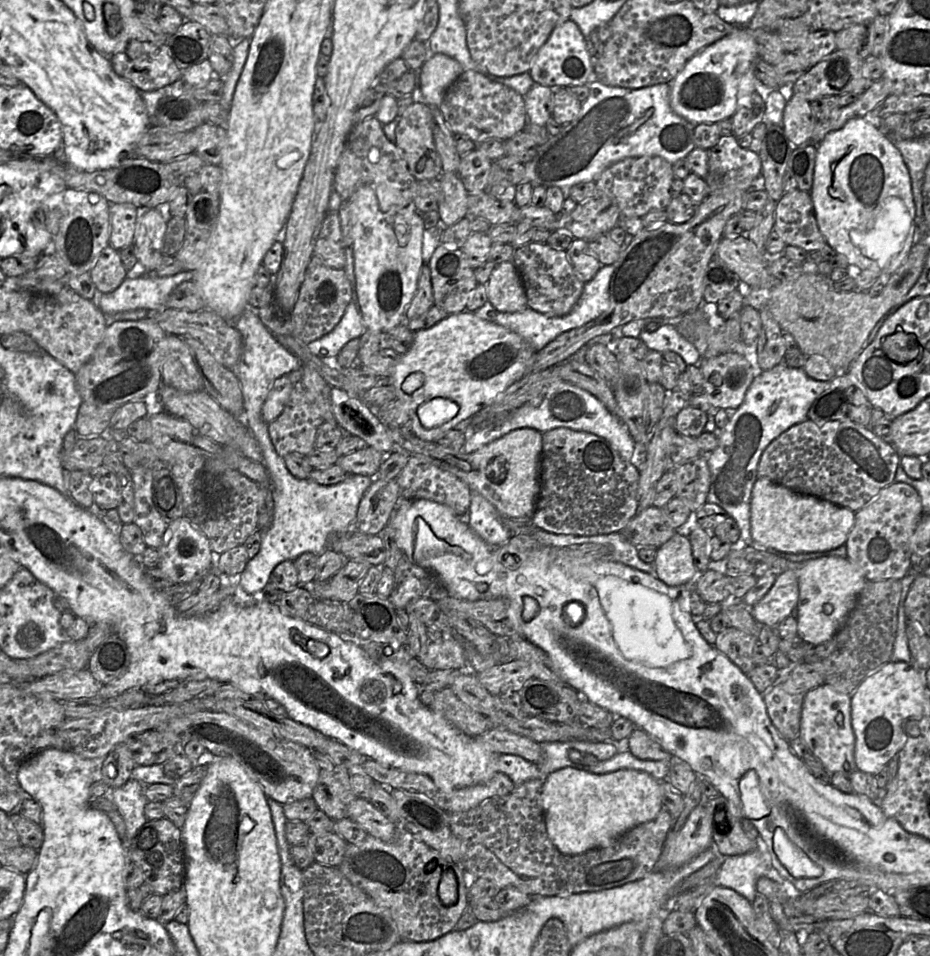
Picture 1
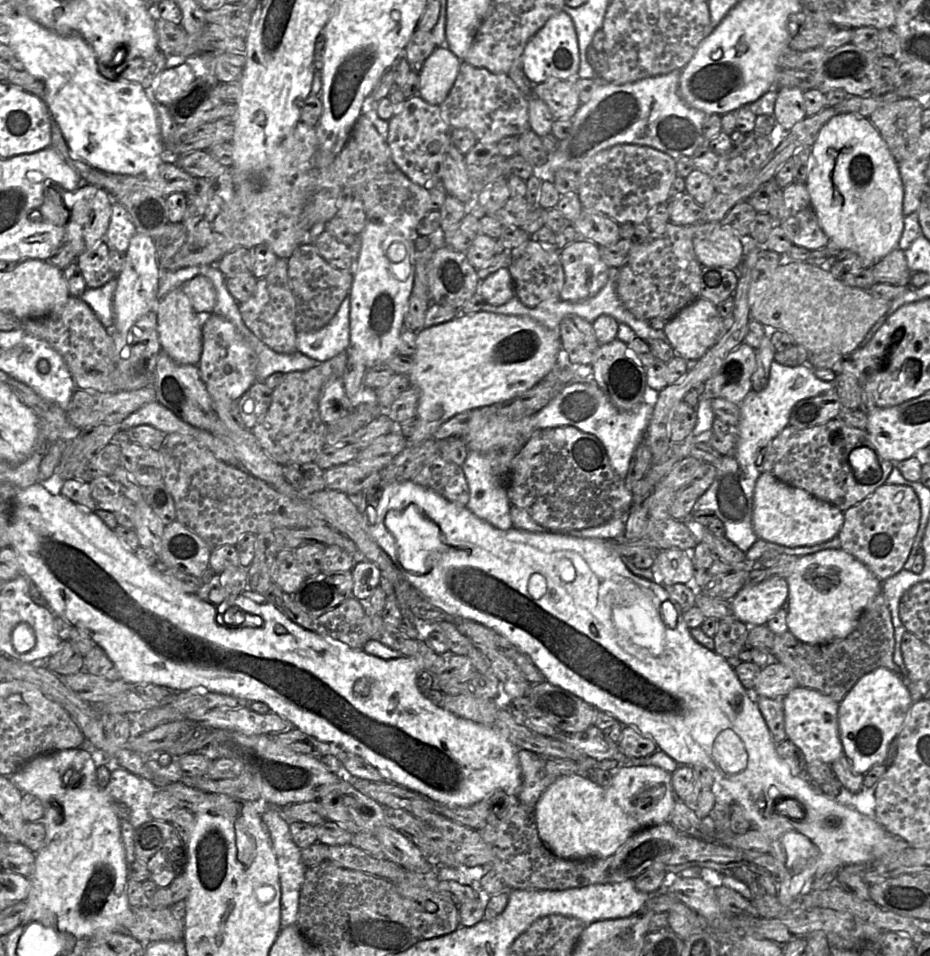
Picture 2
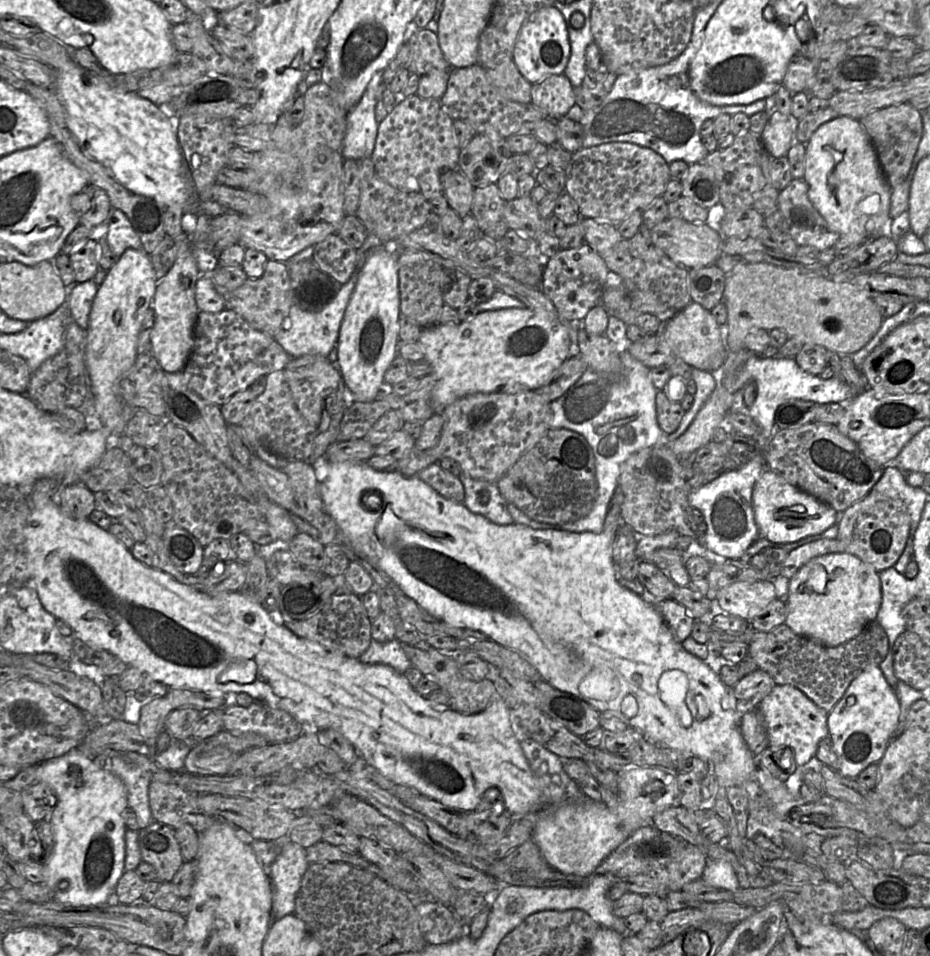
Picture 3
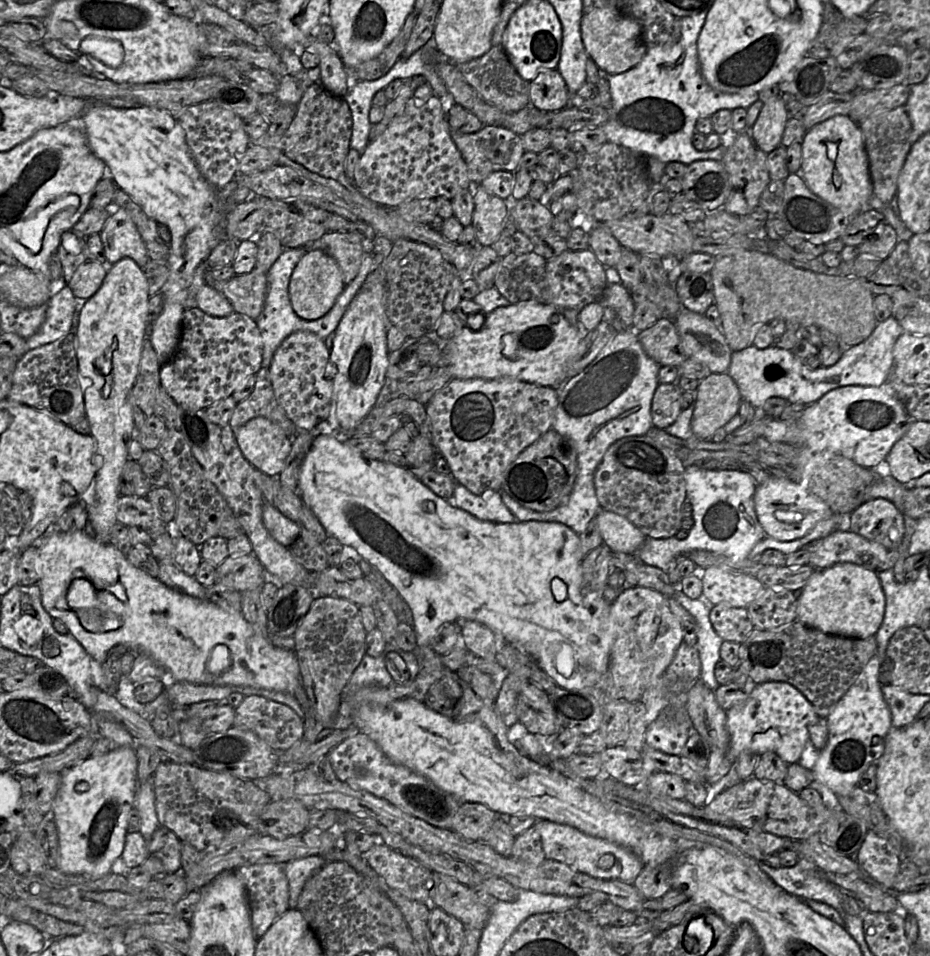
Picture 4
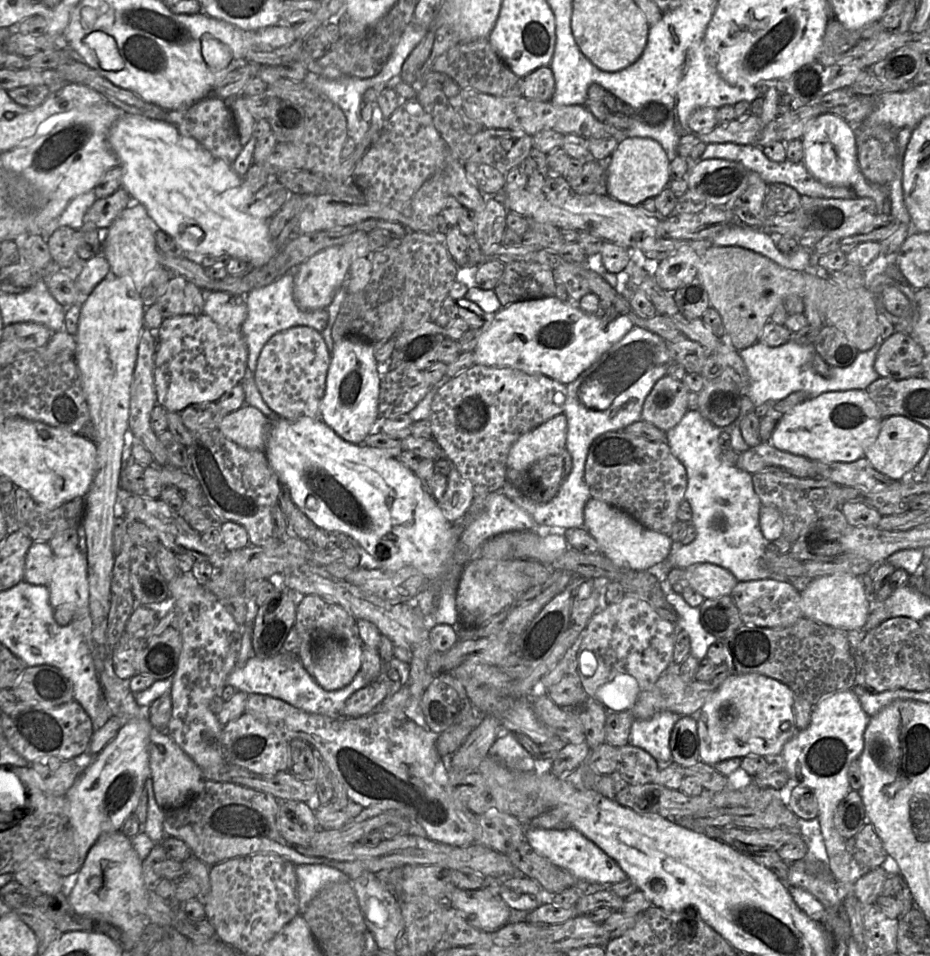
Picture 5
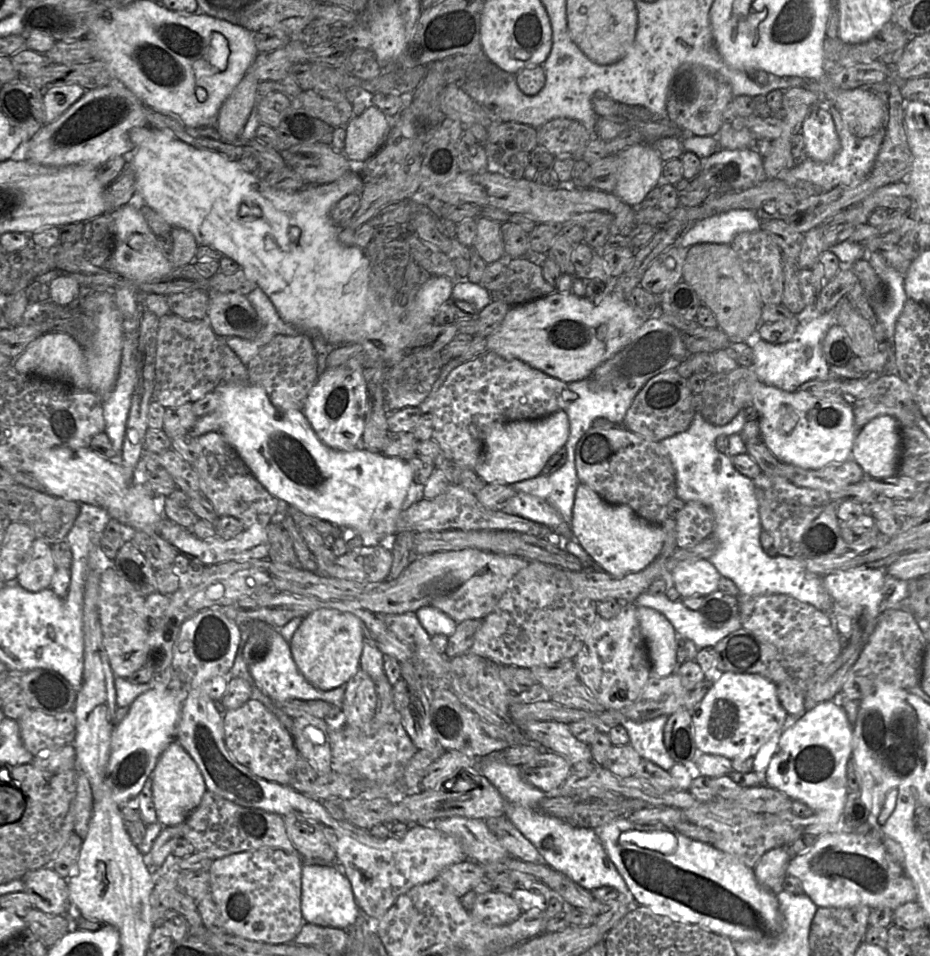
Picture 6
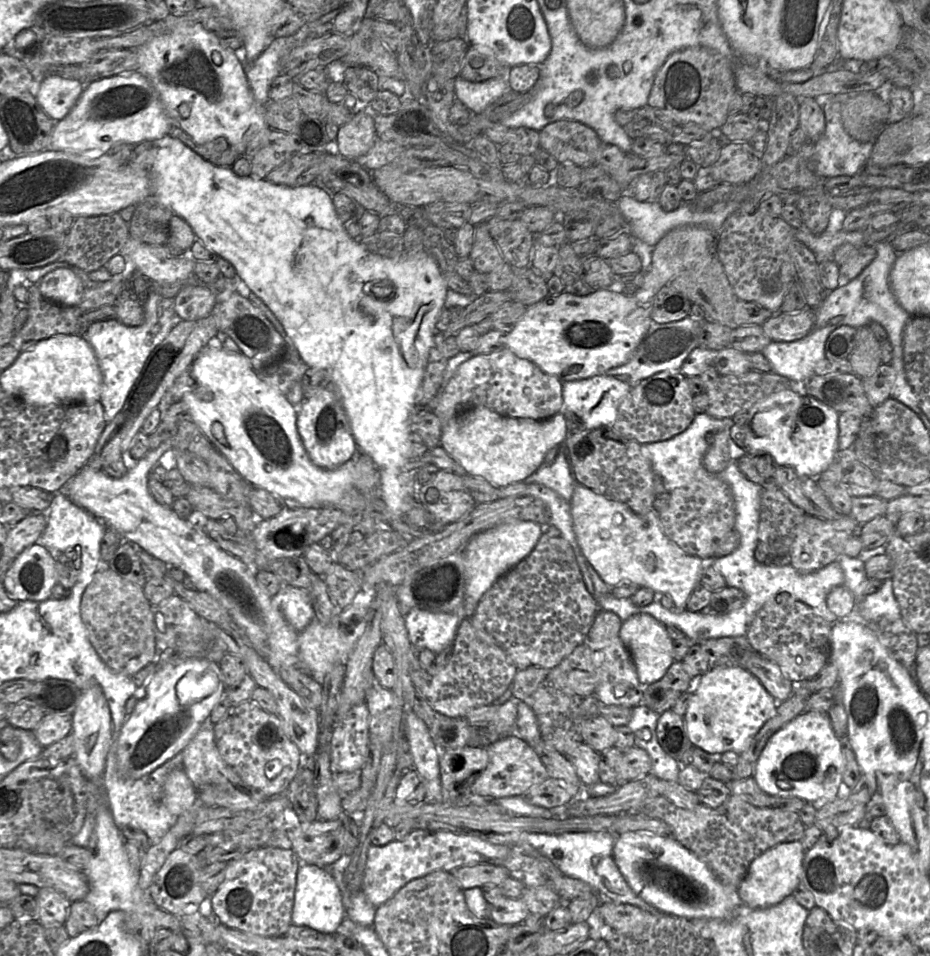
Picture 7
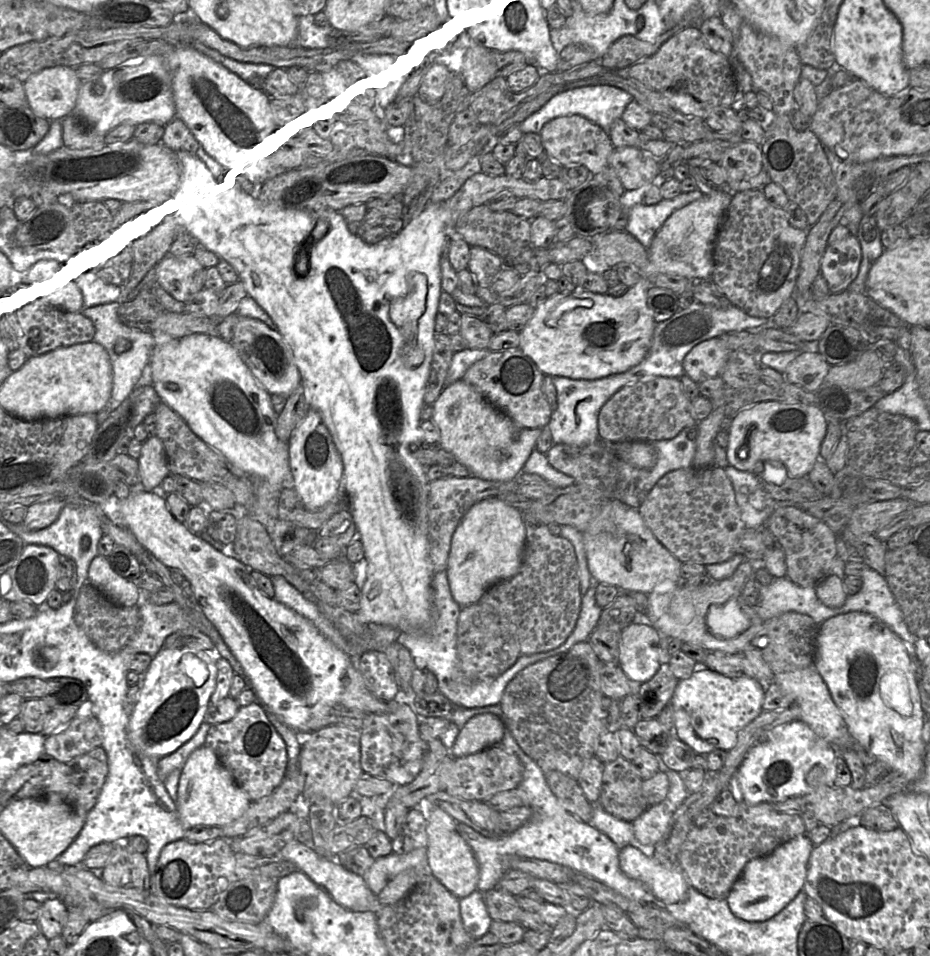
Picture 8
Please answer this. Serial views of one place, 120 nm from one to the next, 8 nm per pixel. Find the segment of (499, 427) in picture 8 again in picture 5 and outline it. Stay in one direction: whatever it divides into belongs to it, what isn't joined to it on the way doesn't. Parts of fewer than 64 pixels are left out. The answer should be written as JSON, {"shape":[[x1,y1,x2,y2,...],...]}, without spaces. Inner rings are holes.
{"shape":[[558,414,521,435,510,447,508,471,522,471,534,462,555,455,566,446,567,419]]}

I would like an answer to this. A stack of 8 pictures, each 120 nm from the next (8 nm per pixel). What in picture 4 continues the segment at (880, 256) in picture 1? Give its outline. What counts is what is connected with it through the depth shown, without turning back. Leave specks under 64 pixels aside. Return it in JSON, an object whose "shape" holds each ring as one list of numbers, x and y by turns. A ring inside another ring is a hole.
{"shape":[[837,115,807,131,802,141,801,176,817,196,841,210,867,210,869,198,874,195,869,162,859,125,849,116]]}

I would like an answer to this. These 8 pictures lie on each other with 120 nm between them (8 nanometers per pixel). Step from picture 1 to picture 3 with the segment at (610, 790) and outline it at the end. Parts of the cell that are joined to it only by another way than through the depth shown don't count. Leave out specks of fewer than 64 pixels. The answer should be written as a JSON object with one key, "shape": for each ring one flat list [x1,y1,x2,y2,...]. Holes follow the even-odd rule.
{"shape":[[659,767,623,768,619,773,618,807,610,809,605,803,588,800,581,804,566,804,536,823,532,838,539,846,545,860,554,869,575,876,590,876,597,867,639,828,653,825,654,816,677,803,679,788,674,770]]}

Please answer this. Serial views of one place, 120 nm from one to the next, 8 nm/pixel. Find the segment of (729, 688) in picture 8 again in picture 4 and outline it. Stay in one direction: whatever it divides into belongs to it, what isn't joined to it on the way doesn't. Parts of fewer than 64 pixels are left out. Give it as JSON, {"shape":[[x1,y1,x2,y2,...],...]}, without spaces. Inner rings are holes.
{"shape":[[782,681,756,684,752,692,739,704,726,711,729,746,725,750,711,749,704,769,705,784,710,787,718,782,735,763,742,752,776,753,785,763,799,763,808,746,809,726,820,718,812,704,794,686]]}

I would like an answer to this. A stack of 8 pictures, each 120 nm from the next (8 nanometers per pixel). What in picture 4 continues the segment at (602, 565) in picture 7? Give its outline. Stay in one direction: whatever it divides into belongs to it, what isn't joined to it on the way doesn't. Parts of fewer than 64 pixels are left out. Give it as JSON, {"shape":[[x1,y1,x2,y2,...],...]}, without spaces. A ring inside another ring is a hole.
{"shape":[[600,509,595,516,598,529,607,545,614,553,635,555,644,543,644,533,625,517],[719,568,699,570,703,583,702,598,710,606,725,603,746,608,764,587,755,577,732,574]]}

